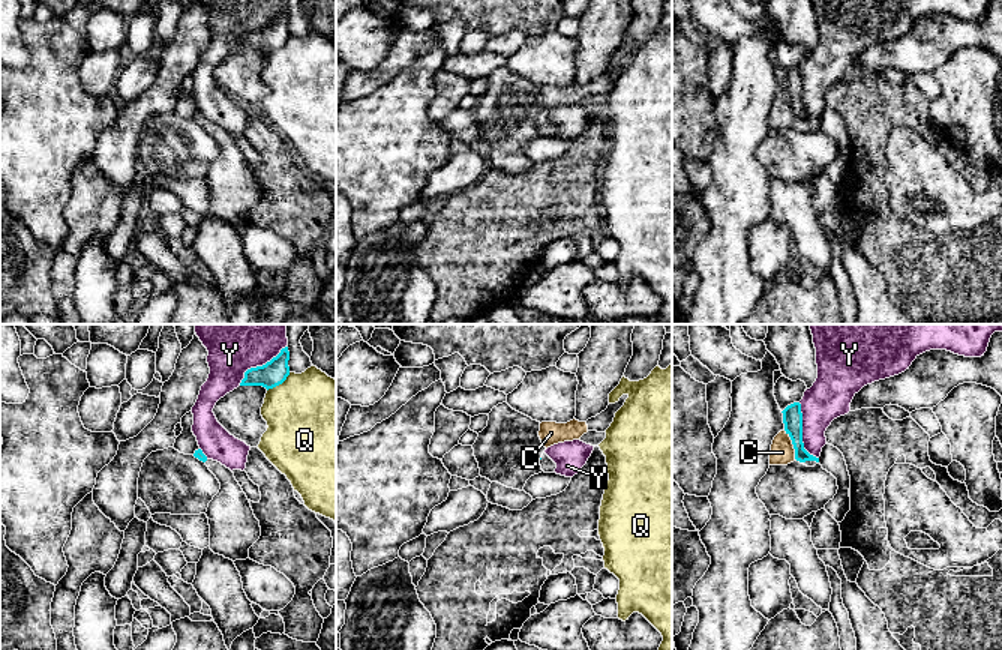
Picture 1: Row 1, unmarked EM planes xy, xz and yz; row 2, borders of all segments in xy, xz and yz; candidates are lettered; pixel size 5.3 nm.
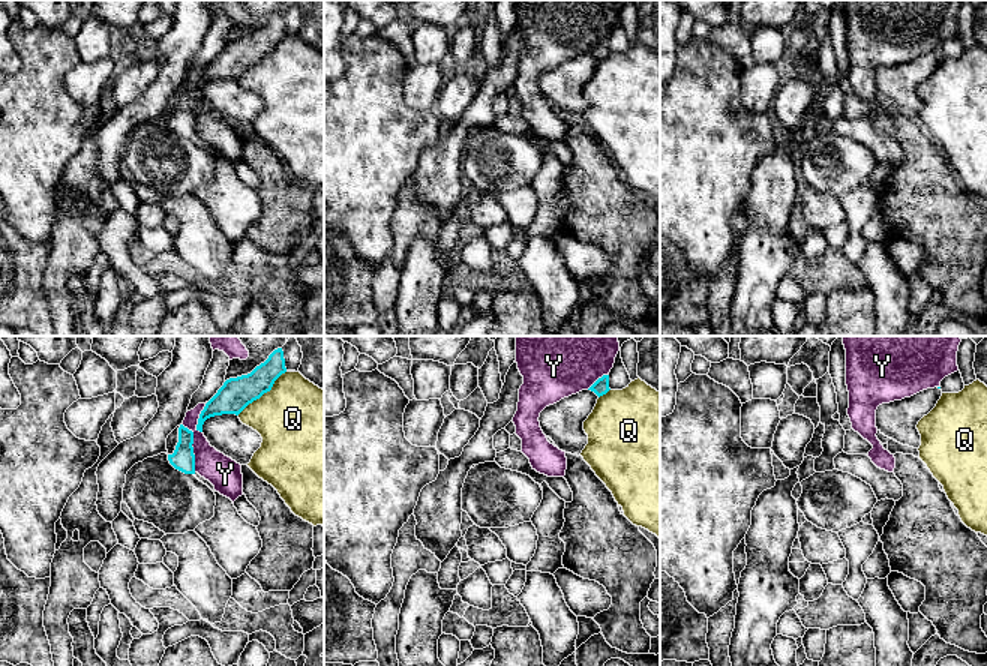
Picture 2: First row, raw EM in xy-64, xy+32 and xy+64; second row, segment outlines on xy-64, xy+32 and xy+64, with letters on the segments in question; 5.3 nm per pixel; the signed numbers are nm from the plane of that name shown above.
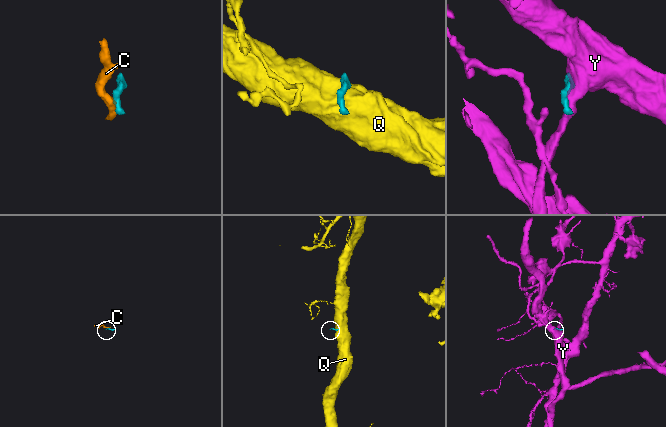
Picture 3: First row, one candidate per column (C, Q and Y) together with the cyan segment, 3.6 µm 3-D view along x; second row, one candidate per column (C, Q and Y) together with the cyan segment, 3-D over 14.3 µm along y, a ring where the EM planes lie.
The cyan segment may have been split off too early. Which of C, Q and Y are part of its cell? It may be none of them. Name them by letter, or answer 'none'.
none

